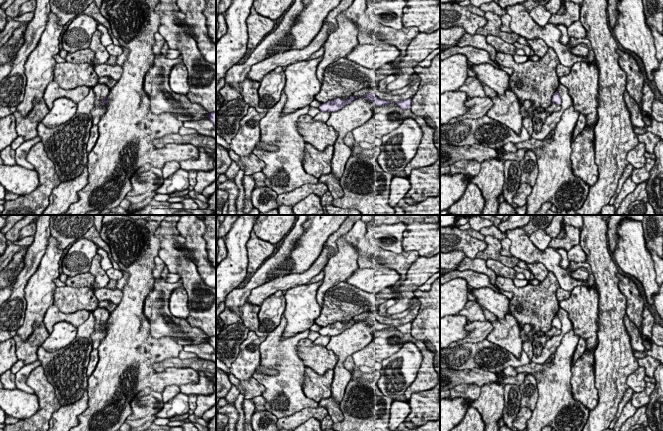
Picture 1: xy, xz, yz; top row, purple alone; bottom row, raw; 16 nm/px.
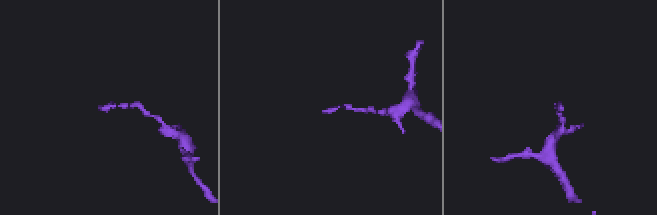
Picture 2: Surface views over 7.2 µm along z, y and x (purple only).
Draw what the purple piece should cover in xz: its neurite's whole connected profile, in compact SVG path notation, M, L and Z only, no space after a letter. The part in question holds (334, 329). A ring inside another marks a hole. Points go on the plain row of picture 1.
M350 320L350 322L345 325L342 322L336 322L334 324L328 325L326 327L323 327L319 330L319 334L321 336L336 336L340 333L342 333L345 329L350 328L355 323L358 323L357 321Z

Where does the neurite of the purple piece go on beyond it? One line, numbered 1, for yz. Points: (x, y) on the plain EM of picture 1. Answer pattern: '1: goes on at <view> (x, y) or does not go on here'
1: does not go on here

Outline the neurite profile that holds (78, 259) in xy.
M81 238L75 241L62 260L62 273L68 277L89 272L98 247L92 241Z

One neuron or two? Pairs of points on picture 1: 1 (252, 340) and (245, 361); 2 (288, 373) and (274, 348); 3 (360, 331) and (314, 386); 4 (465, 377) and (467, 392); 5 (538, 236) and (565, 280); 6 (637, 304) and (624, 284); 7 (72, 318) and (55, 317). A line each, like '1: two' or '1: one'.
1: one
2: one
3: two
4: two
5: two
6: one
7: one

